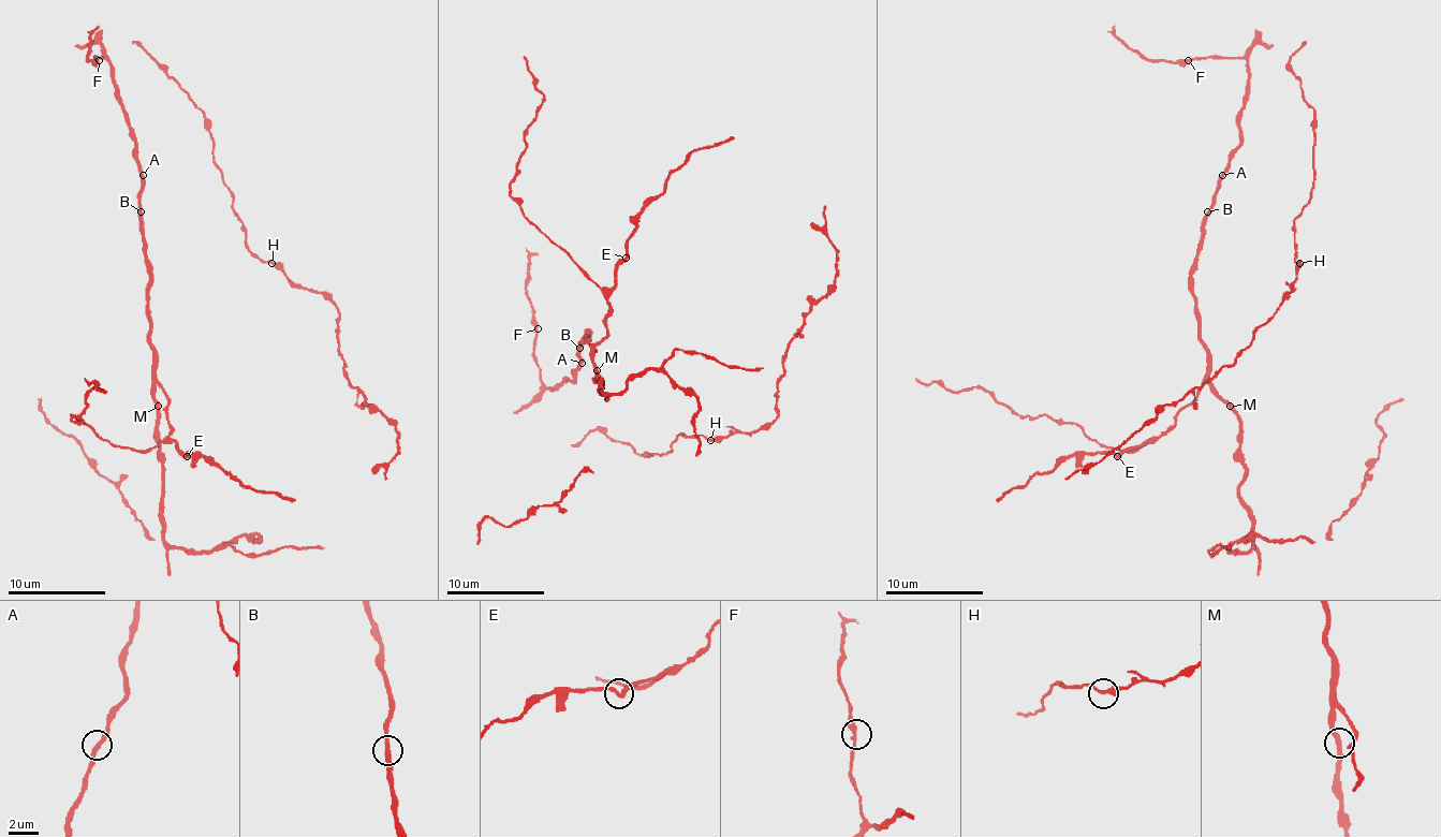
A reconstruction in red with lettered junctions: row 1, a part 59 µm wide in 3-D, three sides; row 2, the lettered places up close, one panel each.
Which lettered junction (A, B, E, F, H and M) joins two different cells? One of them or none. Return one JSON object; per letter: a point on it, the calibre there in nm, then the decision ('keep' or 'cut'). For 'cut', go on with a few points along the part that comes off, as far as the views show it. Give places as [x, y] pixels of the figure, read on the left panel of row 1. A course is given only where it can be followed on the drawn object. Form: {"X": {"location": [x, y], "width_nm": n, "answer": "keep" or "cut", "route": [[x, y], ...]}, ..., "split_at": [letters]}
{"A": {"location": [143, 175], "width_nm": 320, "answer": "keep"}, "B": {"location": [141, 211], "width_nm": 320, "answer": "keep"}, "E": {"location": [187, 456], "width_nm": 320, "answer": "keep"}, "F": {"location": [99, 60], "width_nm": 360, "answer": "keep"}, "H": {"location": [271, 263], "width_nm": 320, "answer": "keep"}, "M": {"location": [158, 406], "width_nm": 300, "answer": "keep"}, "split_at": []}

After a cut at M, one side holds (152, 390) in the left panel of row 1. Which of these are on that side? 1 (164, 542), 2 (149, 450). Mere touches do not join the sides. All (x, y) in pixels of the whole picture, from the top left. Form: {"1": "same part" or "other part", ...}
{"1": "other part", "2": "same part"}

